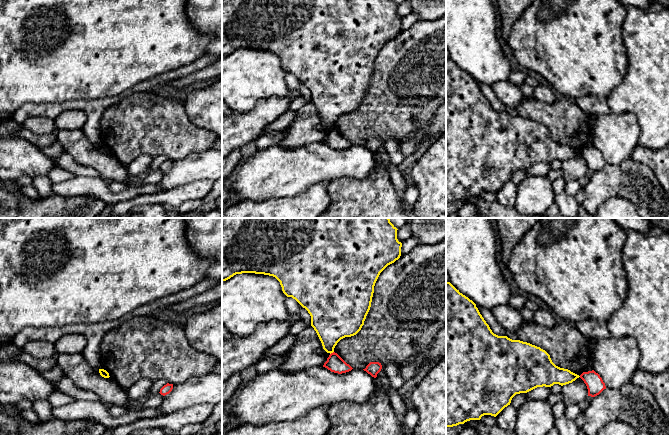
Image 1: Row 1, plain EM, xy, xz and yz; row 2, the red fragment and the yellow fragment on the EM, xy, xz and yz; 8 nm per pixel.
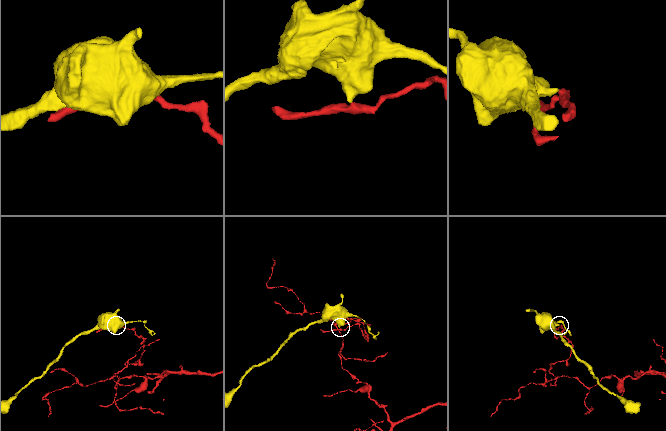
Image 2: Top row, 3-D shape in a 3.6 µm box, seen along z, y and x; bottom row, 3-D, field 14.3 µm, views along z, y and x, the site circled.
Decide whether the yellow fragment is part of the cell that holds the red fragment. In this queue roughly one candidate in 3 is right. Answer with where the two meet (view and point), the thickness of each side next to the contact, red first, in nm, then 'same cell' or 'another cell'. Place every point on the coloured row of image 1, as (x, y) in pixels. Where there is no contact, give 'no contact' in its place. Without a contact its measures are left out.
xz (331, 353) | 140/300 nm | another cell

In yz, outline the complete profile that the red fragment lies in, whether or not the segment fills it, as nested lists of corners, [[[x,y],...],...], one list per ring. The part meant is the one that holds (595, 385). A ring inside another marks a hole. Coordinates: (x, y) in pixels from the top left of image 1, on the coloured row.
[[[594,370],[583,372],[580,378],[584,381],[588,389],[588,396],[595,397],[606,389],[605,383]]]

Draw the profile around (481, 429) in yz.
[[[470,420],[464,423],[467,427],[472,427],[476,430],[477,435],[517,435],[515,431],[505,431],[498,427],[487,426],[483,424],[480,420]]]

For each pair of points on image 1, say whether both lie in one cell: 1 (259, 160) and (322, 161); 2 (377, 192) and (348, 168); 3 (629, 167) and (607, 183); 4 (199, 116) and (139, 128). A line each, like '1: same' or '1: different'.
1: same
2: different
3: same
4: different

